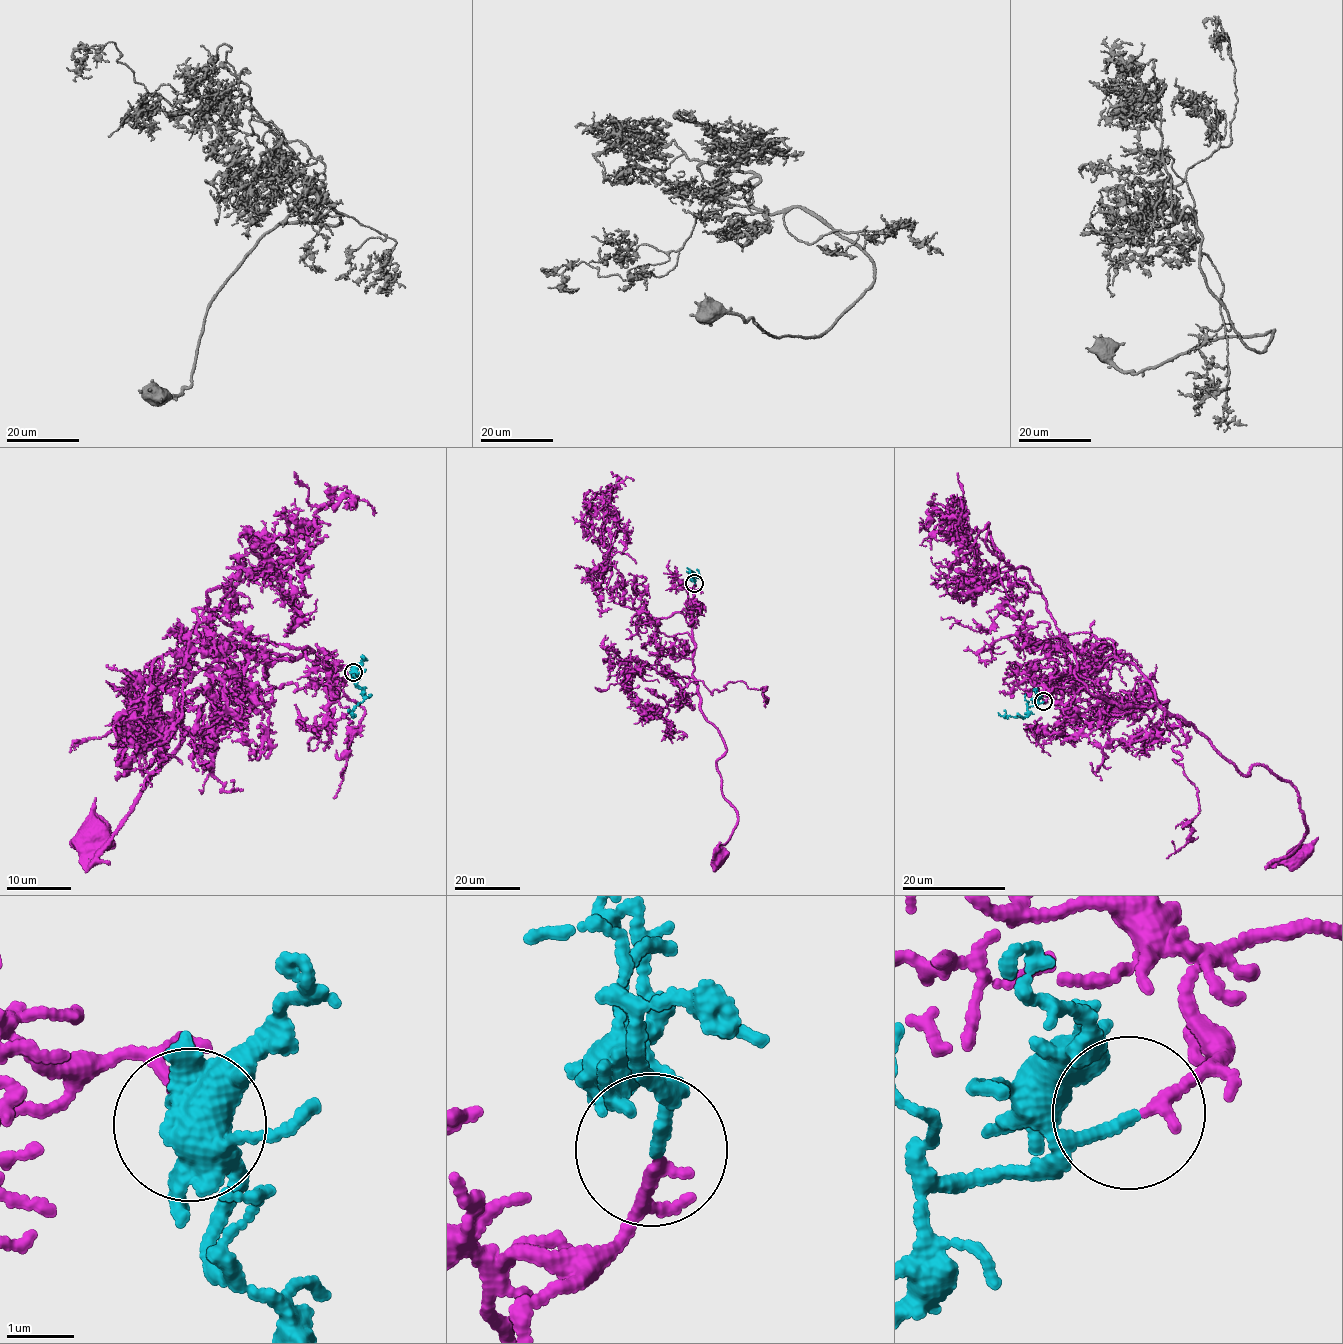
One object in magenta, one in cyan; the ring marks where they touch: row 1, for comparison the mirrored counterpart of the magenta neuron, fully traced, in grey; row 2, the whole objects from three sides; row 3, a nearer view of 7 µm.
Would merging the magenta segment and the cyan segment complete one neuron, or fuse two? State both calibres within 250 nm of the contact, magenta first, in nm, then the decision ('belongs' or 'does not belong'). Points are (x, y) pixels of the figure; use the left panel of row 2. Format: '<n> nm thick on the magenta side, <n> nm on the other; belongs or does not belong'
180 nm thick on the magenta side, 180 nm on the other; belongs

